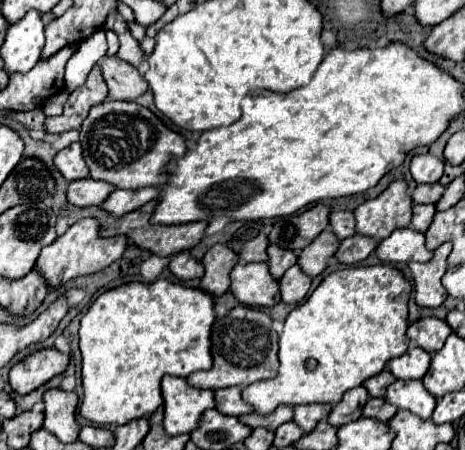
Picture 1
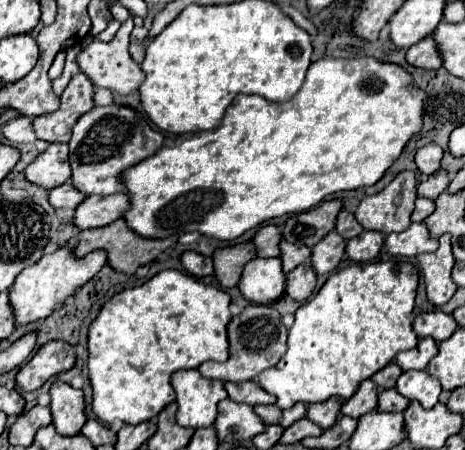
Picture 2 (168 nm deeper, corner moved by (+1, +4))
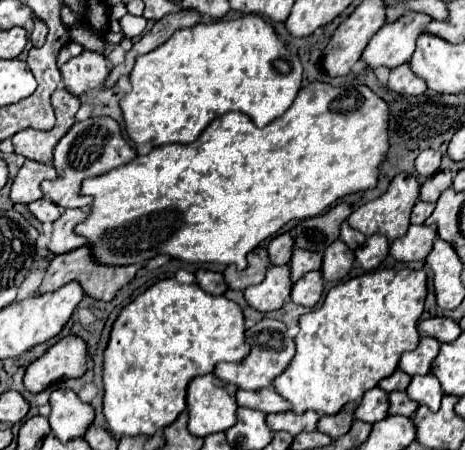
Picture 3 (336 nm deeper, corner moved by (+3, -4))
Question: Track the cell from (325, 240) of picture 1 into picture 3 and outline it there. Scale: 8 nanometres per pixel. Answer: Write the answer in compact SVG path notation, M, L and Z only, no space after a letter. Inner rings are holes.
M335 240L323 256L323 266L321 266L321 274L325 280L343 280L355 262L355 254L351 248L347 248L347 244L343 244L341 240Z

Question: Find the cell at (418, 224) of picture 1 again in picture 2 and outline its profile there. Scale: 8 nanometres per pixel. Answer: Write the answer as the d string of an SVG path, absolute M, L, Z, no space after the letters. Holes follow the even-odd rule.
M417 198L411 220L413 220L413 222L423 222L423 220L425 220L429 214L433 214L433 212L435 212L435 202L433 202L433 200L427 200L427 198Z

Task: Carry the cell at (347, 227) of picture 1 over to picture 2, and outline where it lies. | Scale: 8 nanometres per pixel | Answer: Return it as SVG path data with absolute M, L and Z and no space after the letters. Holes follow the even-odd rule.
M341 210L341 212L339 212L337 222L335 222L335 230L337 230L345 240L355 238L355 236L359 236L359 234L363 232L363 228L361 228L359 222L355 220L353 212L347 212L347 210Z

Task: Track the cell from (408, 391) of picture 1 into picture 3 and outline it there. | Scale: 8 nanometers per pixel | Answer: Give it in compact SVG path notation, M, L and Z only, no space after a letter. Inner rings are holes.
M425 374L425 376L411 378L411 384L407 386L407 396L419 404L429 406L435 412L435 410L439 410L443 390L441 390L439 380L433 374Z

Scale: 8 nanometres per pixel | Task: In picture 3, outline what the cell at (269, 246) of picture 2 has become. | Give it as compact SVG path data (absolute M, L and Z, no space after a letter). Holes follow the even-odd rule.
M285 232L285 234L279 234L275 236L269 246L269 258L271 258L271 264L289 264L291 260L291 252L293 252L293 242L291 242L291 234Z

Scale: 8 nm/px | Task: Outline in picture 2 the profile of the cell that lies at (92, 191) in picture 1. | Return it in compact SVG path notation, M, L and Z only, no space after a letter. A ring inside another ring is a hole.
M69 182L57 186L49 192L49 202L55 208L77 208L77 204L81 204L81 200L85 200L85 194L77 192L77 188L73 188L73 184L69 184Z

